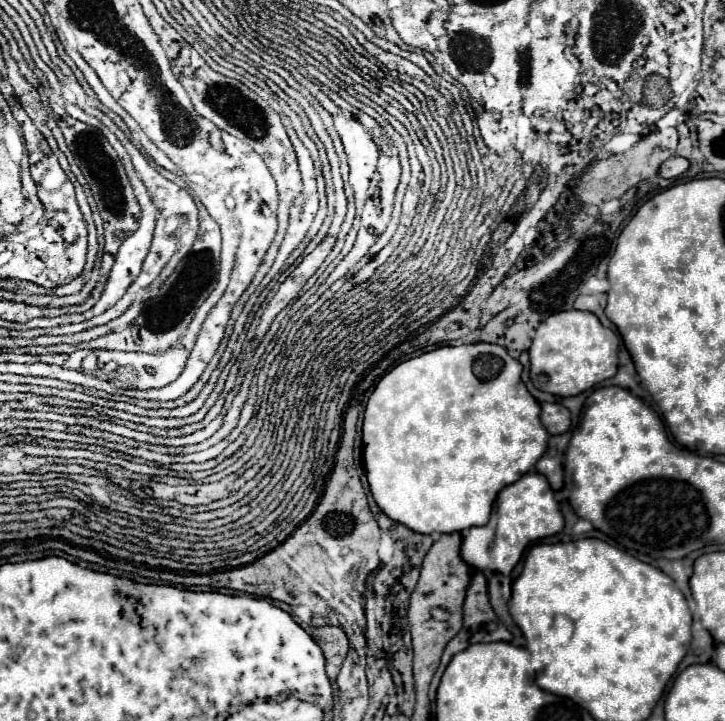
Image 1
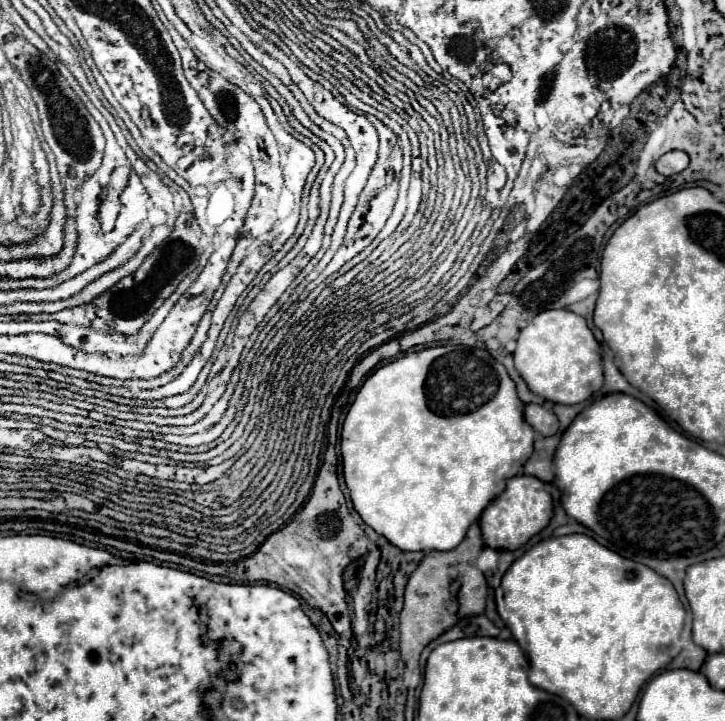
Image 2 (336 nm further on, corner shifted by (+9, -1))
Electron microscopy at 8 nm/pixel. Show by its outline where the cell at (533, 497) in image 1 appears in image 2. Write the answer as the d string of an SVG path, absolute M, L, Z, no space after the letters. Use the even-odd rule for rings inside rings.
M516 475L508 479L506 489L498 495L482 513L480 527L484 535L484 543L492 549L518 549L530 537L540 533L552 515L552 497L546 491L544 483L532 475Z

